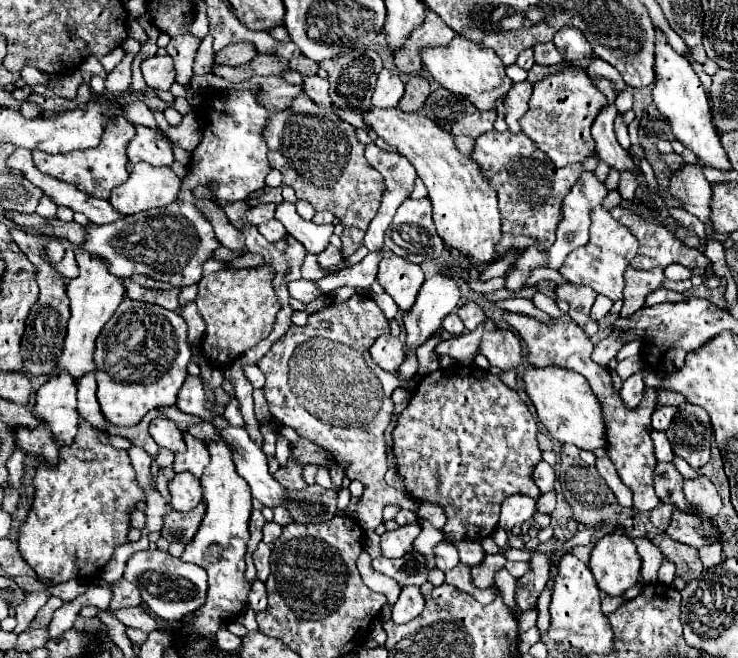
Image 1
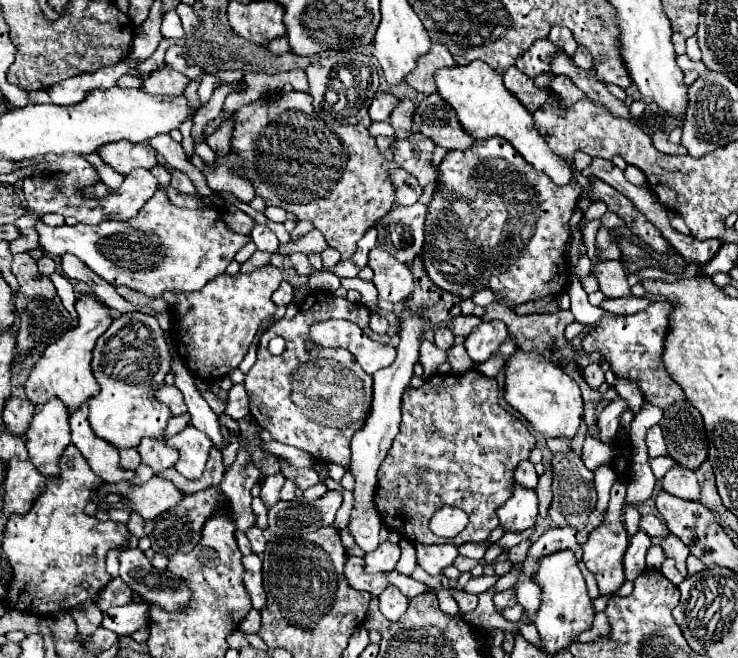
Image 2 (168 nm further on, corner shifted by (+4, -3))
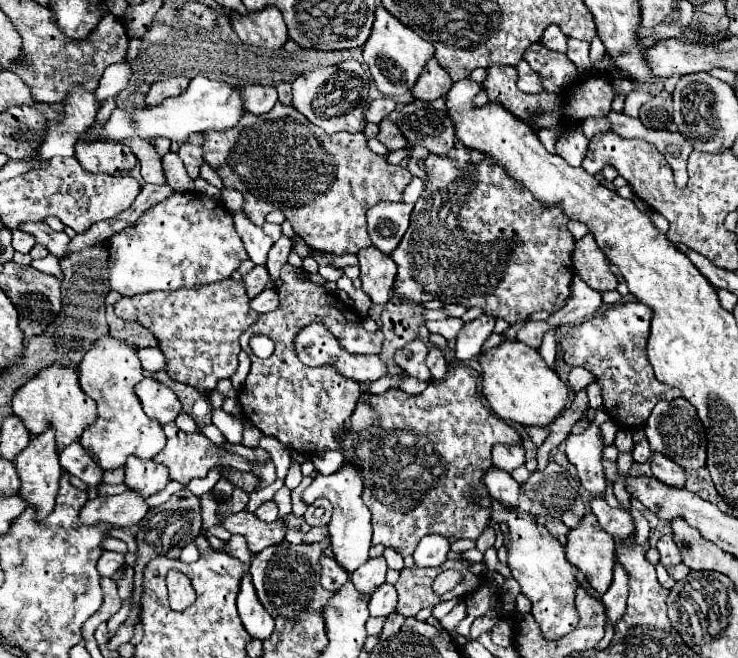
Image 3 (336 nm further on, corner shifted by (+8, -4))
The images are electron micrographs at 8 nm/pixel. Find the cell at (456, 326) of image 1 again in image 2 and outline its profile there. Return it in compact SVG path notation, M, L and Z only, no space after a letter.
M442 326L442 328L436 330L436 334L434 334L434 344L436 344L440 350L450 350L450 346L454 344L452 332L448 332L448 328Z

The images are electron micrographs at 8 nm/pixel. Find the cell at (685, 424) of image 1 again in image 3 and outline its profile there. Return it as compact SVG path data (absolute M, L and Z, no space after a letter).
M678 397L674 401L660 401L652 415L644 425L644 433L650 441L652 451L670 457L684 469L700 469L706 463L706 433L702 421L696 415L696 409L684 399Z

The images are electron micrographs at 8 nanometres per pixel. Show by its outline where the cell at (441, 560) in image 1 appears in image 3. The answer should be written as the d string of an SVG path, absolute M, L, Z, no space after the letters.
M426 535L420 539L414 561L418 567L440 567L446 561L446 553L450 551L450 543L442 535Z

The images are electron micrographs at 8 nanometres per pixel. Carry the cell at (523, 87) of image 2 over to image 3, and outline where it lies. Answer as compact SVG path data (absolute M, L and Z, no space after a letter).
M494 65L484 81L490 101L500 101L520 119L536 121L542 127L558 127L562 121L562 95L538 93L526 95L518 89L518 71L510 65Z

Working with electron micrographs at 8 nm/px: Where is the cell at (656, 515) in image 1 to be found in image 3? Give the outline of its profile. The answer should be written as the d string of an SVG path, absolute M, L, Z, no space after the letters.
M616 563L614 581L610 589L602 595L602 603L606 605L606 615L610 617L612 623L616 623L624 615L626 599L628 599L628 571L624 565Z

